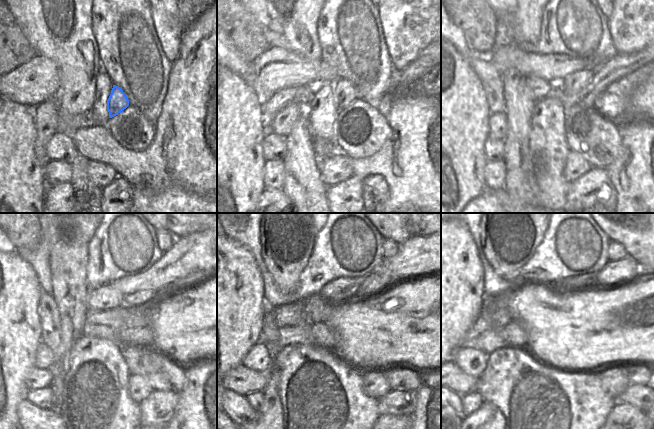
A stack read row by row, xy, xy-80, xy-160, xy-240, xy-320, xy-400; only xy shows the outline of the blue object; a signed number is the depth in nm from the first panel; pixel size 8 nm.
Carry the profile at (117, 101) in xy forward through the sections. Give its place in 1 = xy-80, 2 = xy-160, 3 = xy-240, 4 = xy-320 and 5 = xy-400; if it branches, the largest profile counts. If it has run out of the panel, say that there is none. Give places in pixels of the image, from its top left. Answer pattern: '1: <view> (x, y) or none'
1: xy-80 (344, 92)
2: xy-160 (575, 82)
3: xy-240 (136, 299)
4: xy-320 (372, 286)
5: xy-400 (615, 272)

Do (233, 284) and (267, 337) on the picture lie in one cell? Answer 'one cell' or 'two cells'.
two cells

